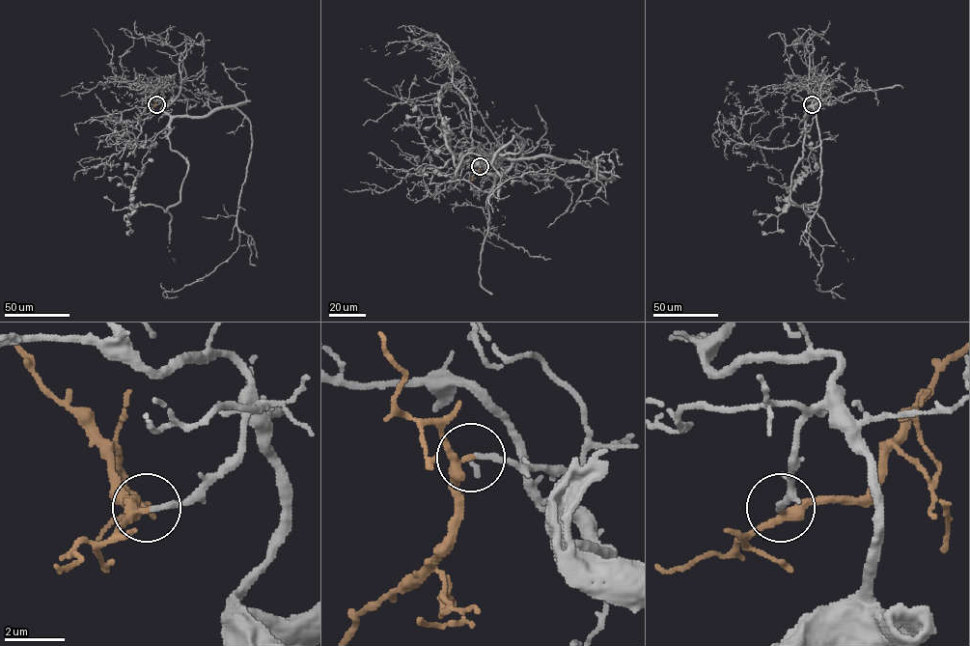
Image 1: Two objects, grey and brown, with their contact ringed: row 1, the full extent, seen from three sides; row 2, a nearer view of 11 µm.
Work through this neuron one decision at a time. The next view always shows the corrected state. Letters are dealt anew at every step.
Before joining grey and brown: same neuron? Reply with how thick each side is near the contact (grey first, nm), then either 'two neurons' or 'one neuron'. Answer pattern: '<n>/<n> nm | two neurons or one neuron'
190/280 nm | one neuron

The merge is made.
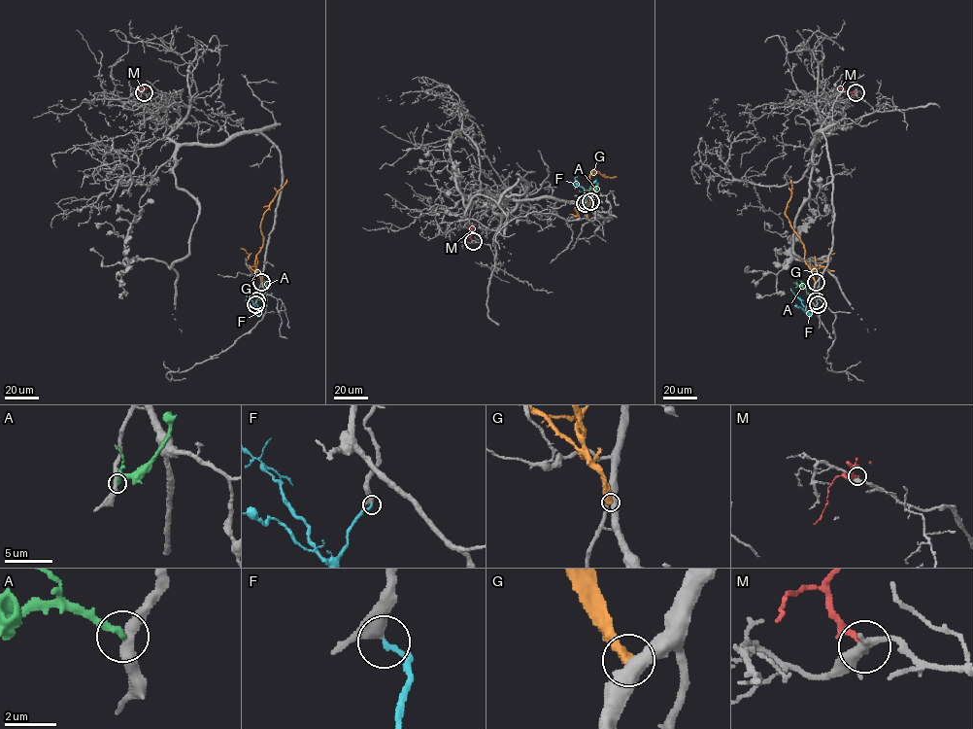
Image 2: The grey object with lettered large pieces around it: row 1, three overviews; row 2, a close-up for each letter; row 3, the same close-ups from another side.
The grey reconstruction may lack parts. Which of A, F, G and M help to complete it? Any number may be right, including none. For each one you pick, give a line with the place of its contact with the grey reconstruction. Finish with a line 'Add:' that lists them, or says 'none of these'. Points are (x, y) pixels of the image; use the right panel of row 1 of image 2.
F: contact (818, 304)
Add: F

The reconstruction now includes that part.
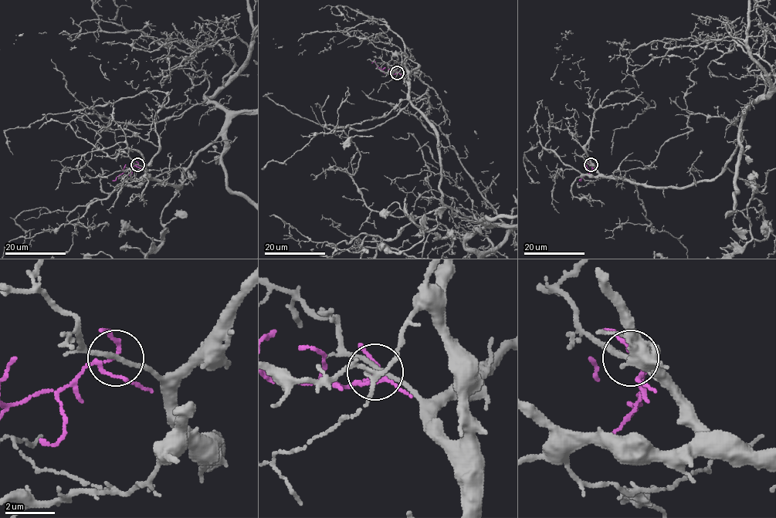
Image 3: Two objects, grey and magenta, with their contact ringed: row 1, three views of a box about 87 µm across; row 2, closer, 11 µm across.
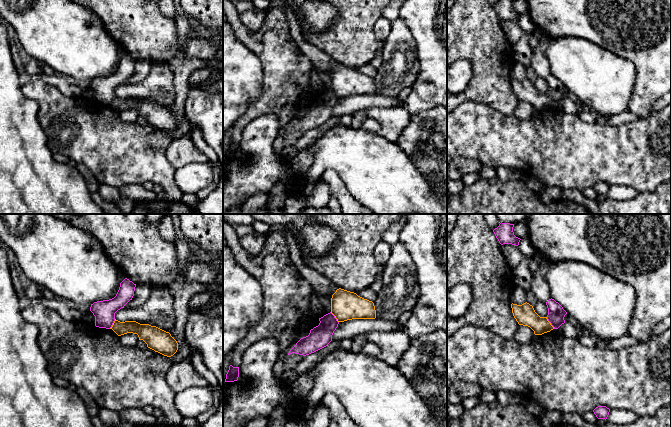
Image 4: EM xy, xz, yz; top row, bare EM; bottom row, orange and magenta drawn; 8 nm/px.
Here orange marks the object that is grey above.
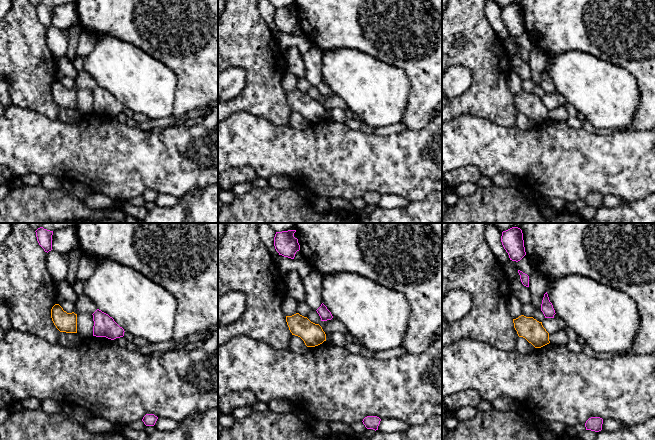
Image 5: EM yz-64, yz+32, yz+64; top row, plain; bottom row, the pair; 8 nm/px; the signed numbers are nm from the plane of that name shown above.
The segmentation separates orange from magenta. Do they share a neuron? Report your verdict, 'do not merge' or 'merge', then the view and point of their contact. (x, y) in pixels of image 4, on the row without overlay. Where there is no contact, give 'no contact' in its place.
do not merge; meets orange in yz at (550, 99)

